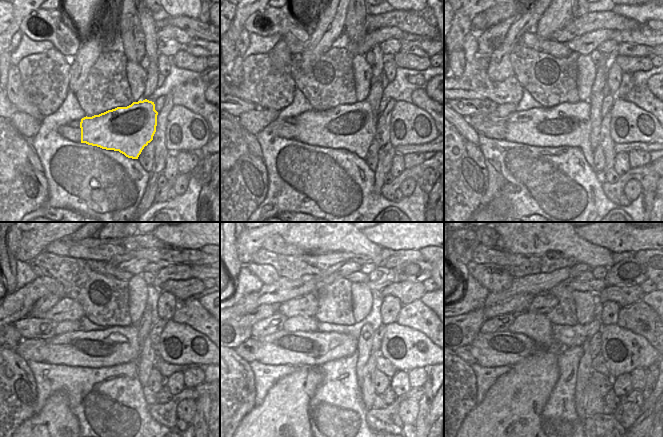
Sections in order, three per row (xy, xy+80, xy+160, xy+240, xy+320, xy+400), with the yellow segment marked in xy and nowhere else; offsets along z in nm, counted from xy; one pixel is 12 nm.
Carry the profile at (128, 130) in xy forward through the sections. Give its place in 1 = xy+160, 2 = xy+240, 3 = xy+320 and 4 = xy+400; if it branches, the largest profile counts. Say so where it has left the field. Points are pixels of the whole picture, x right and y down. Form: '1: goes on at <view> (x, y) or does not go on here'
1: goes on at xy+160 (568, 124)
2: goes on at xy+240 (113, 346)
3: goes on at xy+320 (323, 347)
4: goes on at xy+400 (527, 349)

